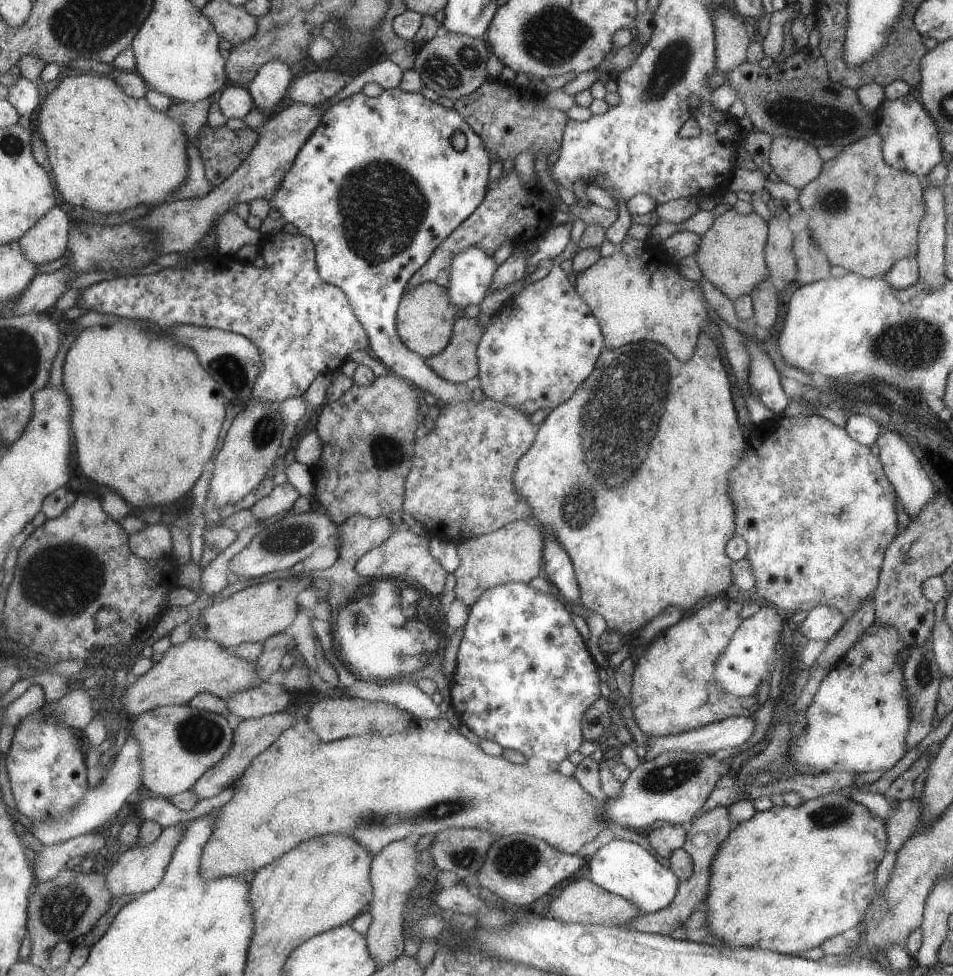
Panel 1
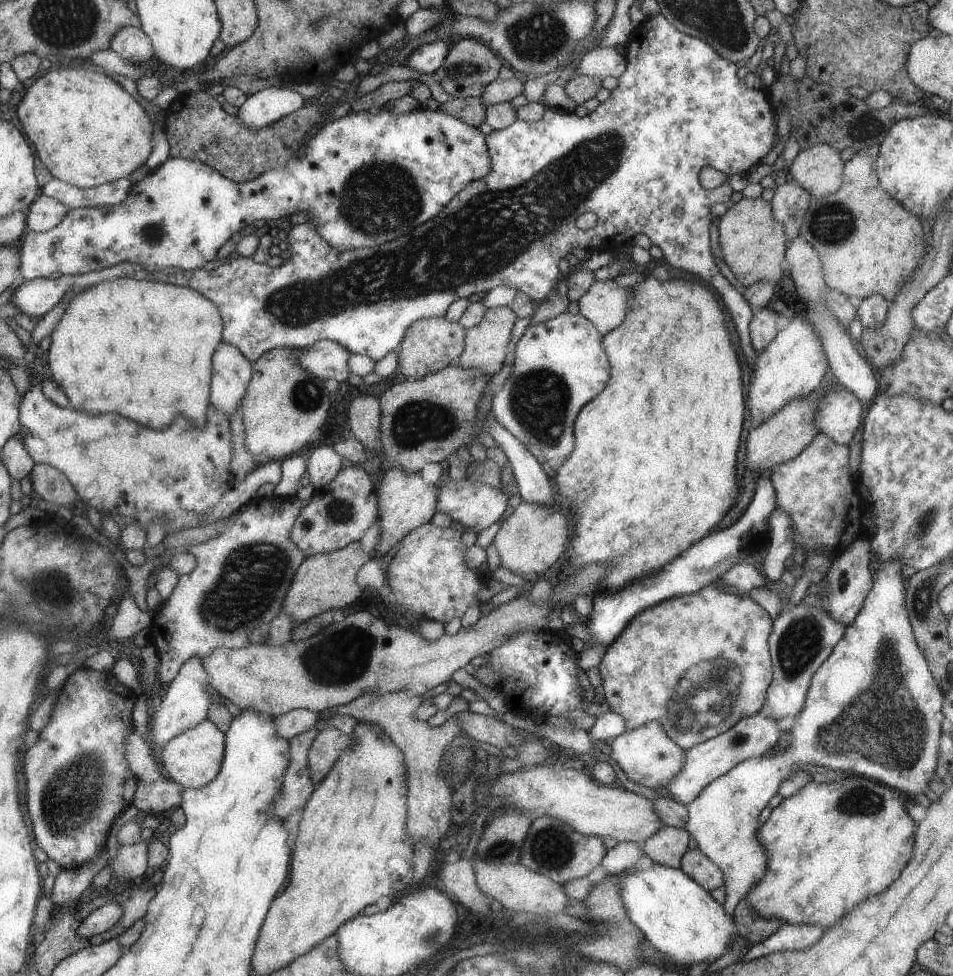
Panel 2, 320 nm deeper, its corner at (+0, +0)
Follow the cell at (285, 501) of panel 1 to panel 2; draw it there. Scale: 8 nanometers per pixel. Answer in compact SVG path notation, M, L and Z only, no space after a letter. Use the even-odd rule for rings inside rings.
M322 445L306 458L306 471L313 489L321 489L344 467L343 458L331 445Z

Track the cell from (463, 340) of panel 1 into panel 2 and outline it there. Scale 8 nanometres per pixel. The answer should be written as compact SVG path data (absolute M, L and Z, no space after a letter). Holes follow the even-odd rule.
M507 306L485 309L483 318L477 326L465 329L464 352L454 363L463 369L477 369L481 374L495 374L501 368L502 360L506 355L513 322L515 322L515 314Z

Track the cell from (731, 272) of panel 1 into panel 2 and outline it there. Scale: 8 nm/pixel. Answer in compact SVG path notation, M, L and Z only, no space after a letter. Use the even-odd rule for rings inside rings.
M741 197L734 205L730 204L720 216L716 228L728 275L739 290L760 280L775 283L781 278L781 262L784 259L787 238L784 226L773 218L771 202L764 201L761 197Z

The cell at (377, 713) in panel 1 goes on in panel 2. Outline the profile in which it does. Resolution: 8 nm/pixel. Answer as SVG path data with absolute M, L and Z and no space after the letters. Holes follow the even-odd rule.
M326 727L316 734L308 748L310 778L315 786L332 769L340 752L351 745L350 735L344 735L335 727Z

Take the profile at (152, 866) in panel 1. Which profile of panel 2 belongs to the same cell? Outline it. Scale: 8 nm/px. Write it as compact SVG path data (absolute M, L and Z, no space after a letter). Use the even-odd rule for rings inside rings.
M116 900L107 904L100 901L89 915L83 916L79 936L93 943L96 936L109 930L122 914L122 906Z

